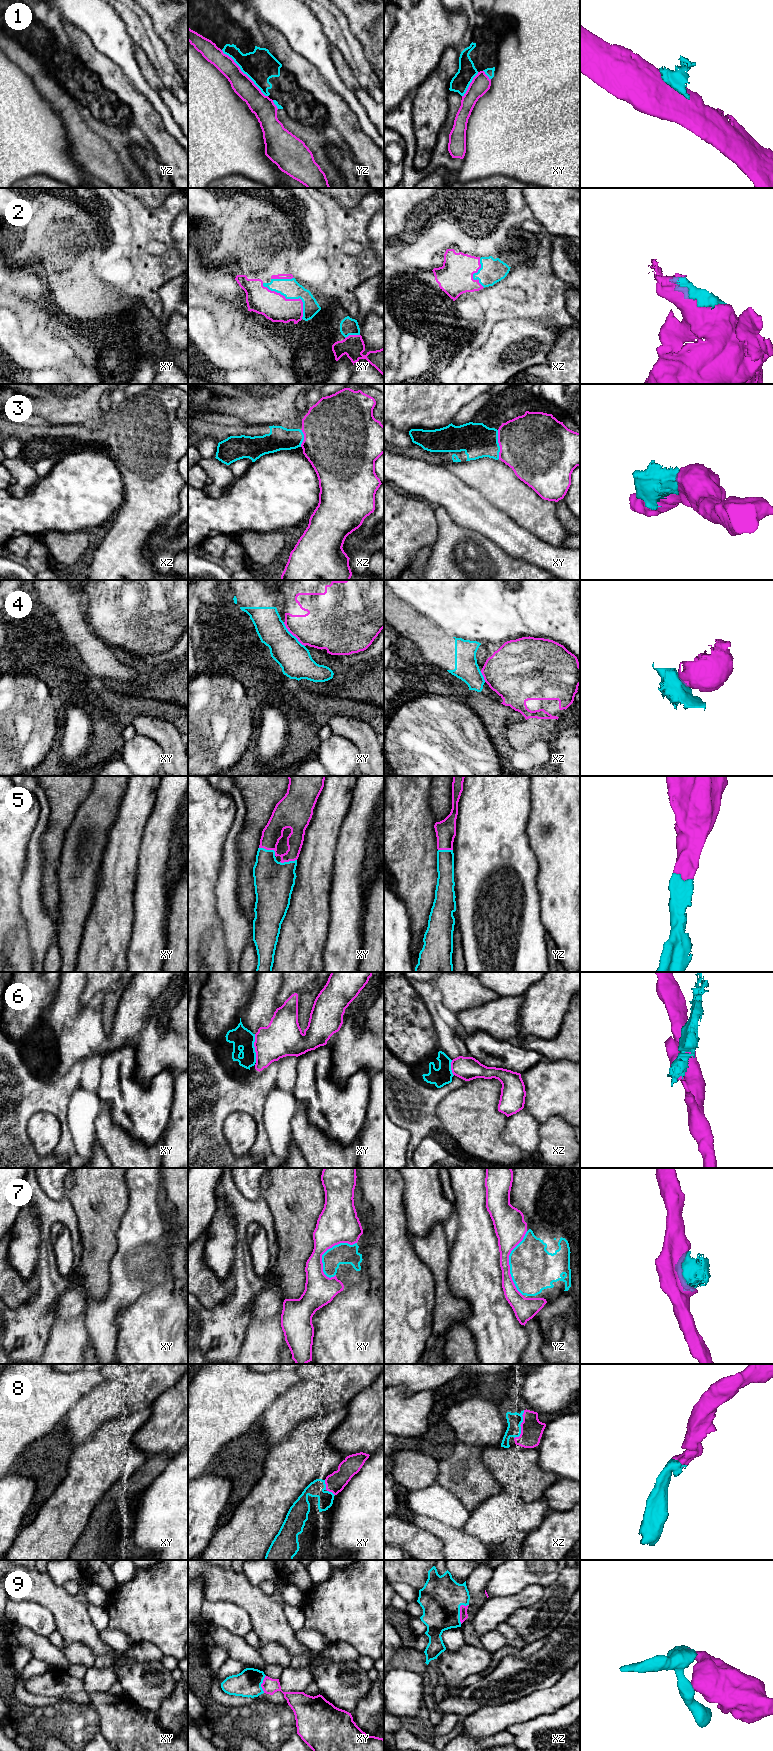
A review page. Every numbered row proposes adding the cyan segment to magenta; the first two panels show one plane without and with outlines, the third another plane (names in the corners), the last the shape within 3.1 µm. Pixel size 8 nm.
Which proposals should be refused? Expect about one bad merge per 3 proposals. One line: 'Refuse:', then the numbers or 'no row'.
Refuse: 1, 6

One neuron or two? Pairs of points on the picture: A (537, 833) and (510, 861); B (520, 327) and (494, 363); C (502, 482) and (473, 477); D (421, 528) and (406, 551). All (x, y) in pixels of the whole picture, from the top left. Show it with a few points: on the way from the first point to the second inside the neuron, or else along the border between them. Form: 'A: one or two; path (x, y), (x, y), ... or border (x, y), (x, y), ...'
A: two; border (529, 817), (527, 836), (538, 863)
B: one; path (516, 336), (499, 354)
C: one; path (495, 481), (491, 477), (480, 477)
D: one; path (415, 534), (406, 545)

